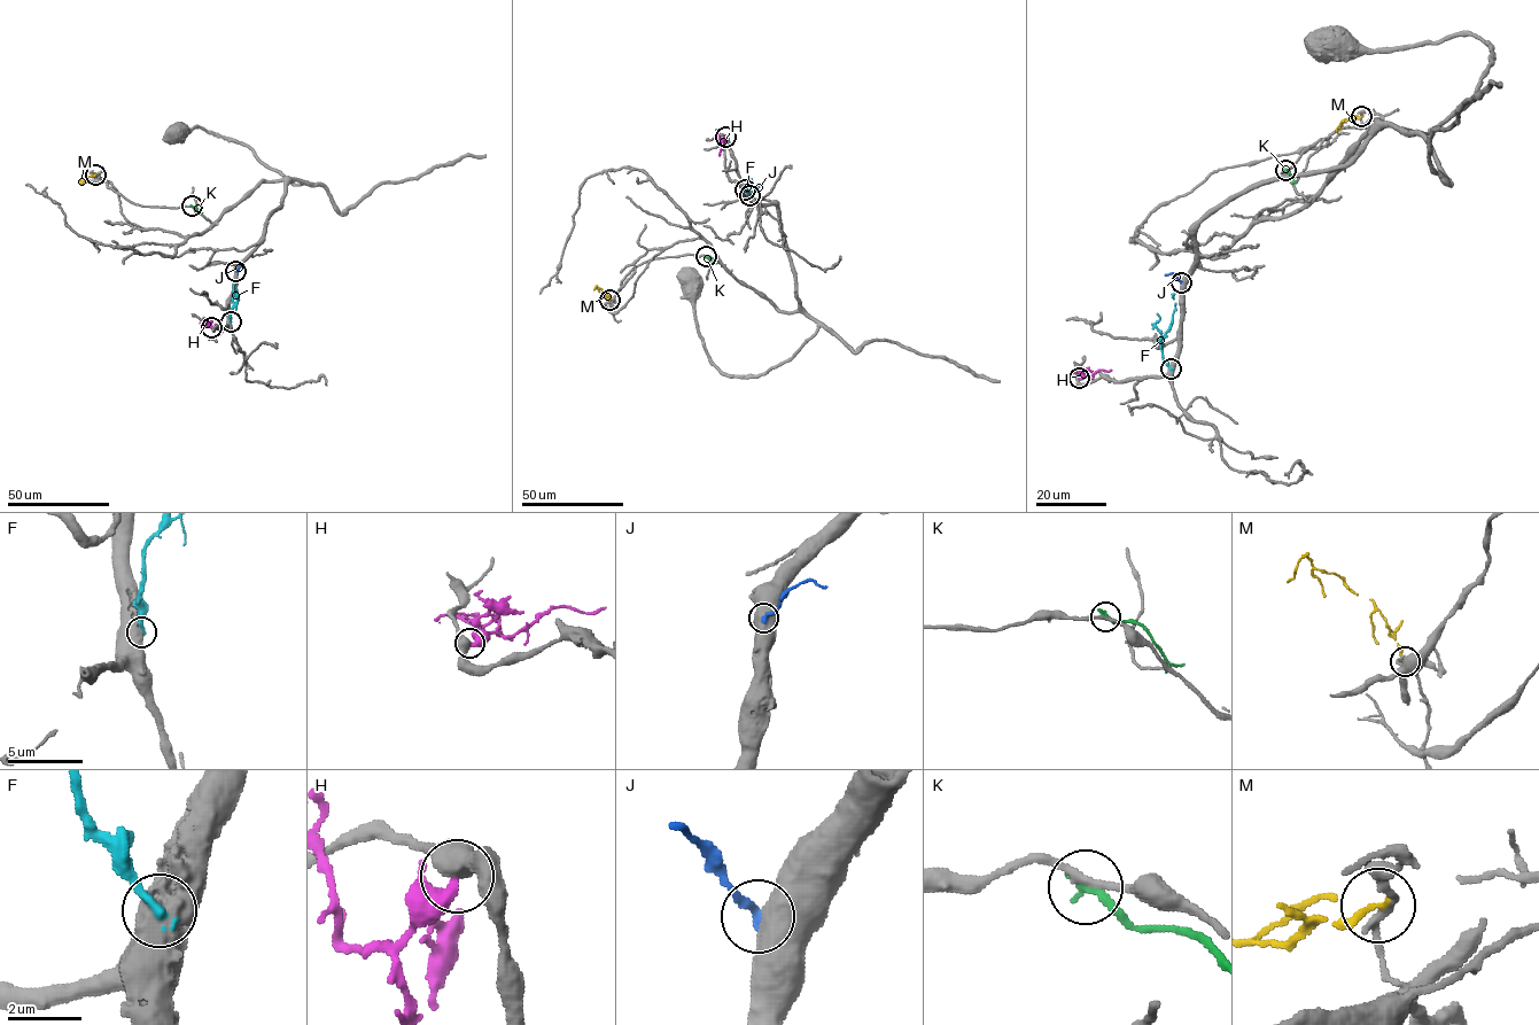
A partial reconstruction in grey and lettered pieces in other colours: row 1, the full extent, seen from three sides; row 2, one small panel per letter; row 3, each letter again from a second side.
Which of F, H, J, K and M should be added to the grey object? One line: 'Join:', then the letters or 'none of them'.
Join: none of them

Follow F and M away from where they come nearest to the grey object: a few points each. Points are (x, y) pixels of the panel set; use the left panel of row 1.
F: (231, 321), (233, 285), (241, 277)
M: (95, 175), (83, 183), (79, 179)

